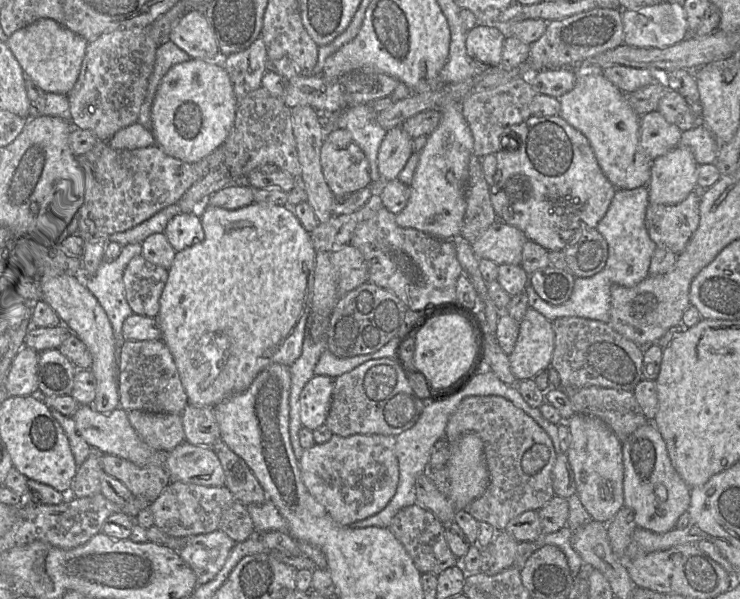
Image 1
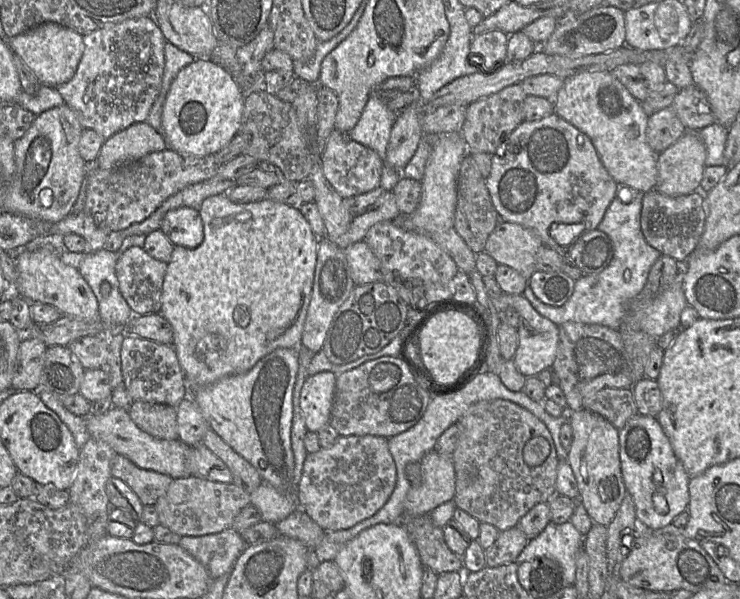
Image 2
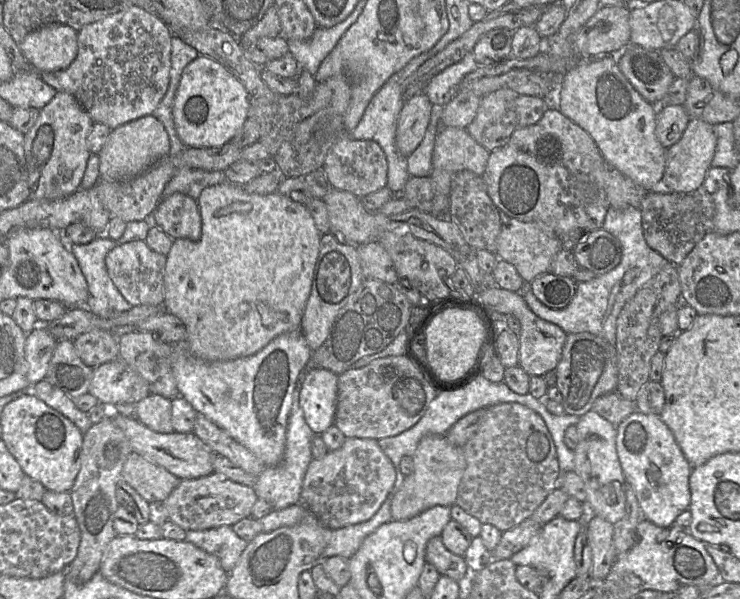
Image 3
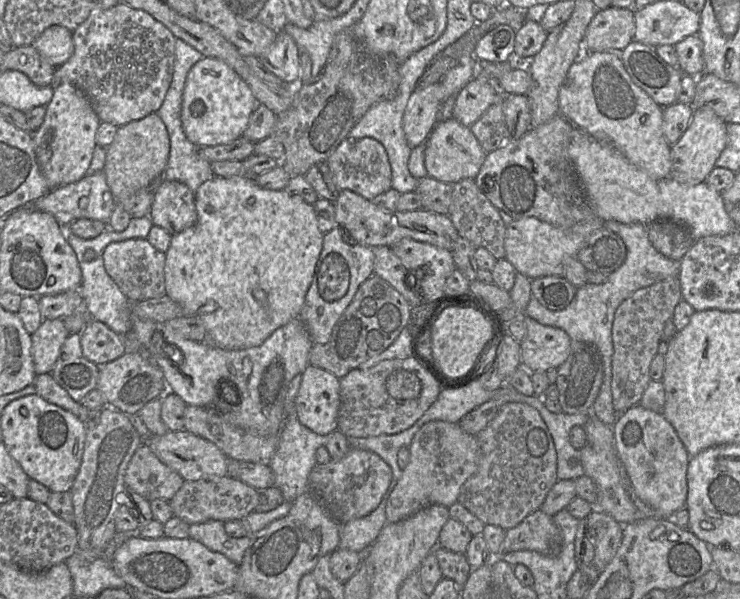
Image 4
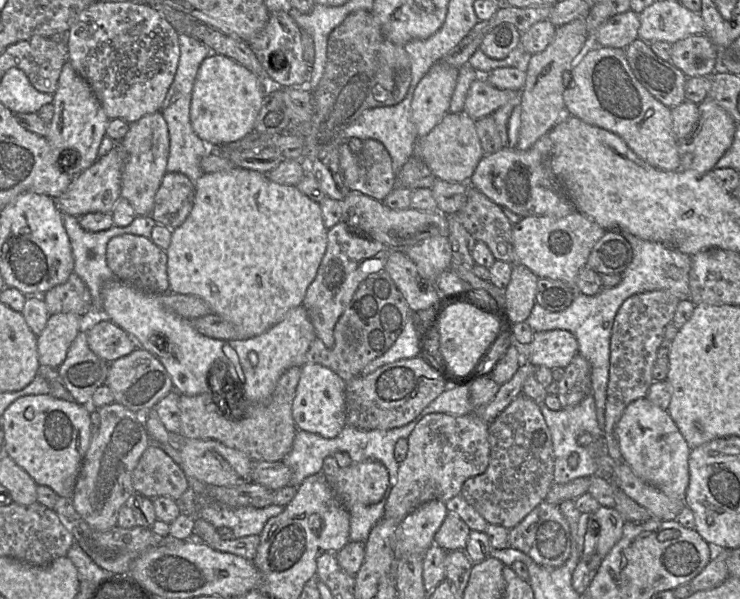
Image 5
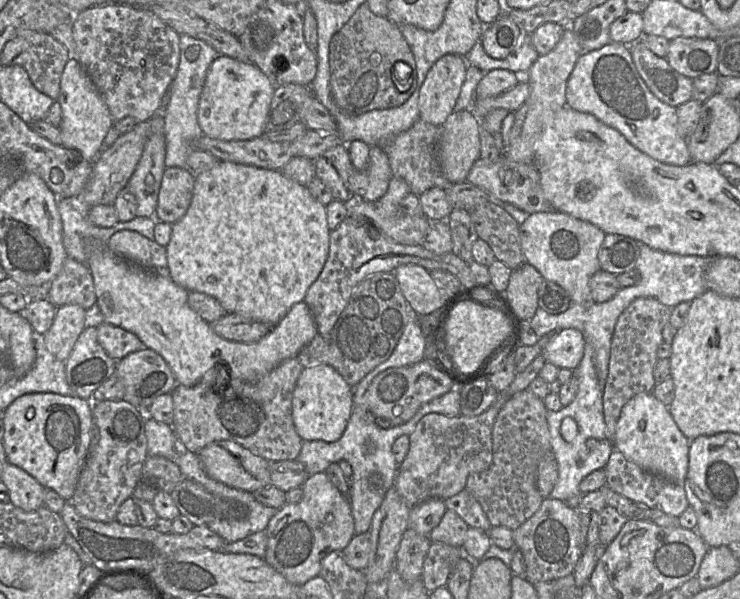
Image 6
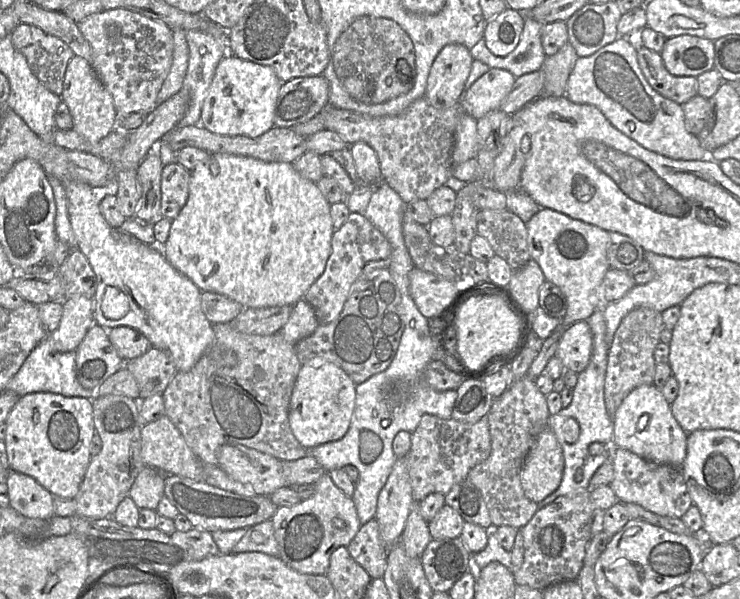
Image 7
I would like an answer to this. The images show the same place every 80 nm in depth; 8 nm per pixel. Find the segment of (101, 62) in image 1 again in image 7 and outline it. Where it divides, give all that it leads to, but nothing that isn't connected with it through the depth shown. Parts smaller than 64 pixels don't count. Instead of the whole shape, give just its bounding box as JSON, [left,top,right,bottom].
[77,8,173,118]

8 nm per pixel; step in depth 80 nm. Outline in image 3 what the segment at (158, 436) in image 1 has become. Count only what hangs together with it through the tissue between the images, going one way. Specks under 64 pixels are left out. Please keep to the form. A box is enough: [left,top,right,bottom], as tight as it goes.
[134,394,174,434]

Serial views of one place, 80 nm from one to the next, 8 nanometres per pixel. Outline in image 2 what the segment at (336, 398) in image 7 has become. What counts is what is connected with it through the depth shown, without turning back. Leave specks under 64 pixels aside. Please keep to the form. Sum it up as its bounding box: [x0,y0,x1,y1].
[300,371,337,433]

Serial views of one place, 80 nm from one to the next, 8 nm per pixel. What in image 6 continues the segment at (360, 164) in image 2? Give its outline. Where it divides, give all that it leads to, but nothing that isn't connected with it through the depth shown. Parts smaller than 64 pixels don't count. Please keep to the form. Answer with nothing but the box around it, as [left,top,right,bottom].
[349,146,393,202]

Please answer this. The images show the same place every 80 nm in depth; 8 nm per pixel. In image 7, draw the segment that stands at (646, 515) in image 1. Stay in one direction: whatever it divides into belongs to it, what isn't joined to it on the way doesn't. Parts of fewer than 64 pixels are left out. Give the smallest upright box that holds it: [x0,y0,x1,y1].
[613,383,688,469]

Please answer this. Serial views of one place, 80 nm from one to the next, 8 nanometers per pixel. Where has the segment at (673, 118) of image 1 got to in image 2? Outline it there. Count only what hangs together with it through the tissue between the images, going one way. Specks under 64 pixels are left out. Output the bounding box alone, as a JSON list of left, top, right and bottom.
[668,85,716,131]

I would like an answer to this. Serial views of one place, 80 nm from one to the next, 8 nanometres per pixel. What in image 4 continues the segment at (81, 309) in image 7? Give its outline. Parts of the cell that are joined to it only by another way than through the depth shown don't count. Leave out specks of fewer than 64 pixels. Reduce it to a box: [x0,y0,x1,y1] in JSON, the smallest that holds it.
[31,319,69,375]

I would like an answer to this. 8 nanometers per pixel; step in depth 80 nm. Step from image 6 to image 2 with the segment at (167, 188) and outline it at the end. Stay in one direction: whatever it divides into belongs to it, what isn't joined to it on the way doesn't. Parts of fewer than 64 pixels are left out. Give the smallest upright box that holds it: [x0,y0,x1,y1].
[160,207,204,248]

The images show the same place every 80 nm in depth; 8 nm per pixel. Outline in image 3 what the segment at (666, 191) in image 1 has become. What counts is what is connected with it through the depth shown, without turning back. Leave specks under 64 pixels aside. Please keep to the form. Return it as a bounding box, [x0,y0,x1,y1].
[660,118,717,194]

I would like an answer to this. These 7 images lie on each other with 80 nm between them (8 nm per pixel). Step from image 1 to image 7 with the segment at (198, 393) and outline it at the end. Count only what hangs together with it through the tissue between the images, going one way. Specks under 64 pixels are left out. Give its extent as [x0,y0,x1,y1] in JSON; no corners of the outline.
[161,153,334,308]

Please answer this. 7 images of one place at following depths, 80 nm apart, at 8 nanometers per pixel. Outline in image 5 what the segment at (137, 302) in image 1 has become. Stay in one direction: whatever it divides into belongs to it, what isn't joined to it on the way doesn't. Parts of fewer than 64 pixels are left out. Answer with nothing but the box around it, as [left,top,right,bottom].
[106,234,169,293]

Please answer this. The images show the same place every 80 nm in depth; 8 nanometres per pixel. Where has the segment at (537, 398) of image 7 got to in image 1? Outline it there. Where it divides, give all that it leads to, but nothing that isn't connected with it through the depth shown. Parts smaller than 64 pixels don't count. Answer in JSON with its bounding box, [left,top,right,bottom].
[445,395,557,532]

